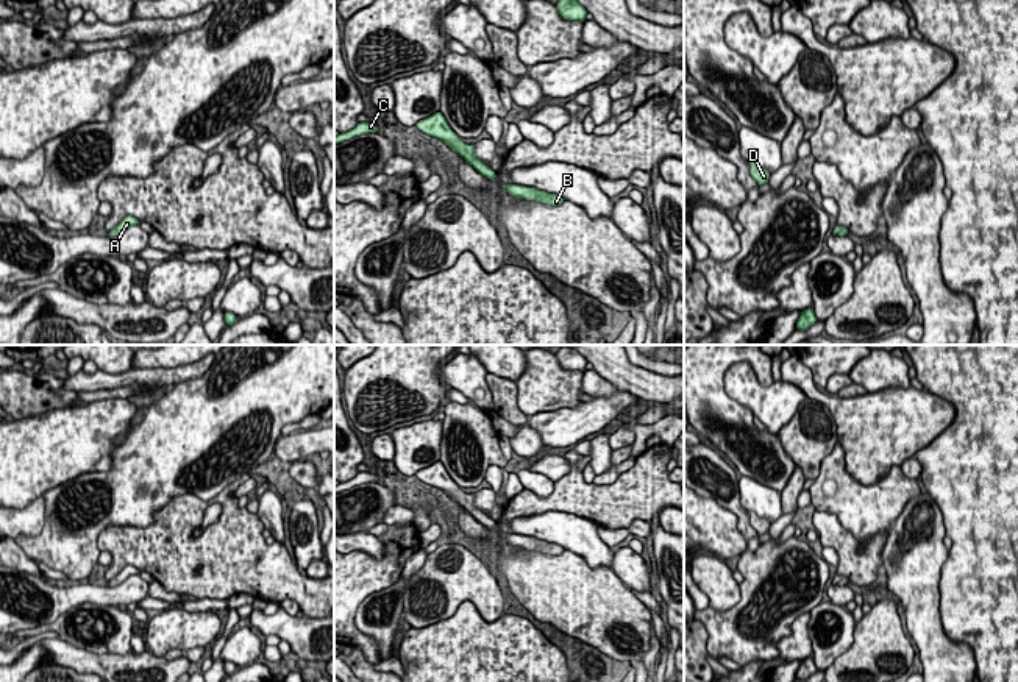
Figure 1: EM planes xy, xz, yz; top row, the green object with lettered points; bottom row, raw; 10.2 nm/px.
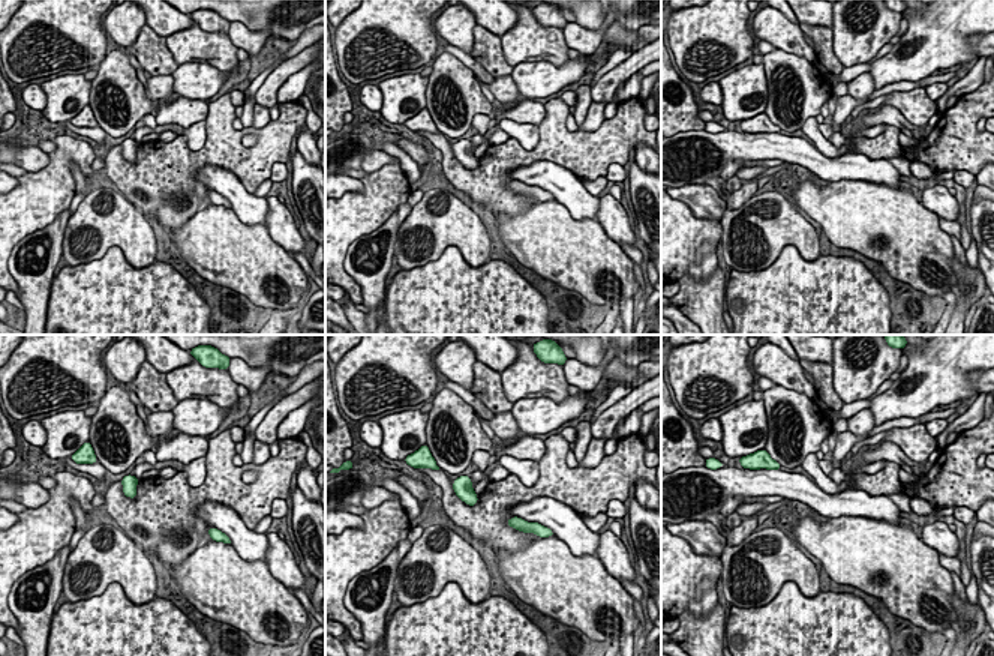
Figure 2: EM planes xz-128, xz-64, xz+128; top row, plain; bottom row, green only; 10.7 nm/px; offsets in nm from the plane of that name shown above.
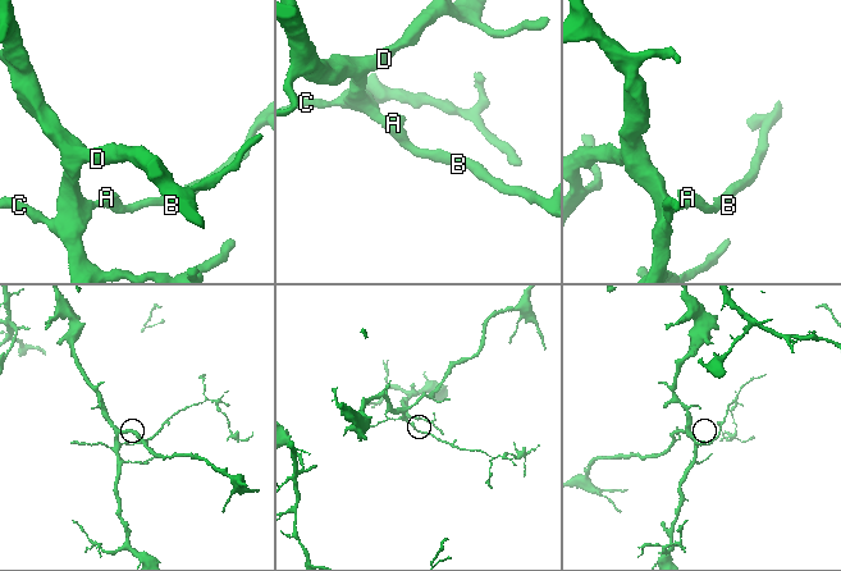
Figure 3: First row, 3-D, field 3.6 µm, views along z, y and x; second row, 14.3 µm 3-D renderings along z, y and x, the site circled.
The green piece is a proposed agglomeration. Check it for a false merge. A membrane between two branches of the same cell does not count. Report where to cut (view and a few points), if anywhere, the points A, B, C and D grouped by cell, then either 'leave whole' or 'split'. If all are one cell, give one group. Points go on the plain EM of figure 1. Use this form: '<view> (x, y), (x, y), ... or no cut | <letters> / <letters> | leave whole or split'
no cut | A B C D | leave whole

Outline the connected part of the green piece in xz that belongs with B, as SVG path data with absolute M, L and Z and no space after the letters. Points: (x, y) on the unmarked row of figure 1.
M509 534L509 535L503 535L512 546L517 548L525 548L525 549L536 549L545 554L553 554L553 556L559 556L565 548L556 545L556 543L550 543L545 540L539 540L536 537L526 537L526 535L518 535L518 534Z

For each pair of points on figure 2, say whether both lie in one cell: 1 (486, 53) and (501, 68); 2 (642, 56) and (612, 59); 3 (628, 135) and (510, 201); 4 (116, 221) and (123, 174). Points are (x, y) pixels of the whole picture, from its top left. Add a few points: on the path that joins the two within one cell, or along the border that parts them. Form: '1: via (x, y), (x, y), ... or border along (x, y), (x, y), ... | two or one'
1: via (489, 56), (498, 65) | one
2: border along (637, 50), (598, 78) | two
3: via (589, 149), (546, 149), (510, 162) | one
4: border along (126, 197), (149, 219) | two

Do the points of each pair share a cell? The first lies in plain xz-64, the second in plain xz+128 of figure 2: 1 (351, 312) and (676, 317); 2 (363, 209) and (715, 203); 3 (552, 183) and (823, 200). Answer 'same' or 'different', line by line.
1: different
2: different
3: different

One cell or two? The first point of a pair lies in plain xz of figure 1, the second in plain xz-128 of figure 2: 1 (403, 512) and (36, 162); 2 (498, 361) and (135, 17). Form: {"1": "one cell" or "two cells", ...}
{"1": "one cell", "2": "two cells"}

